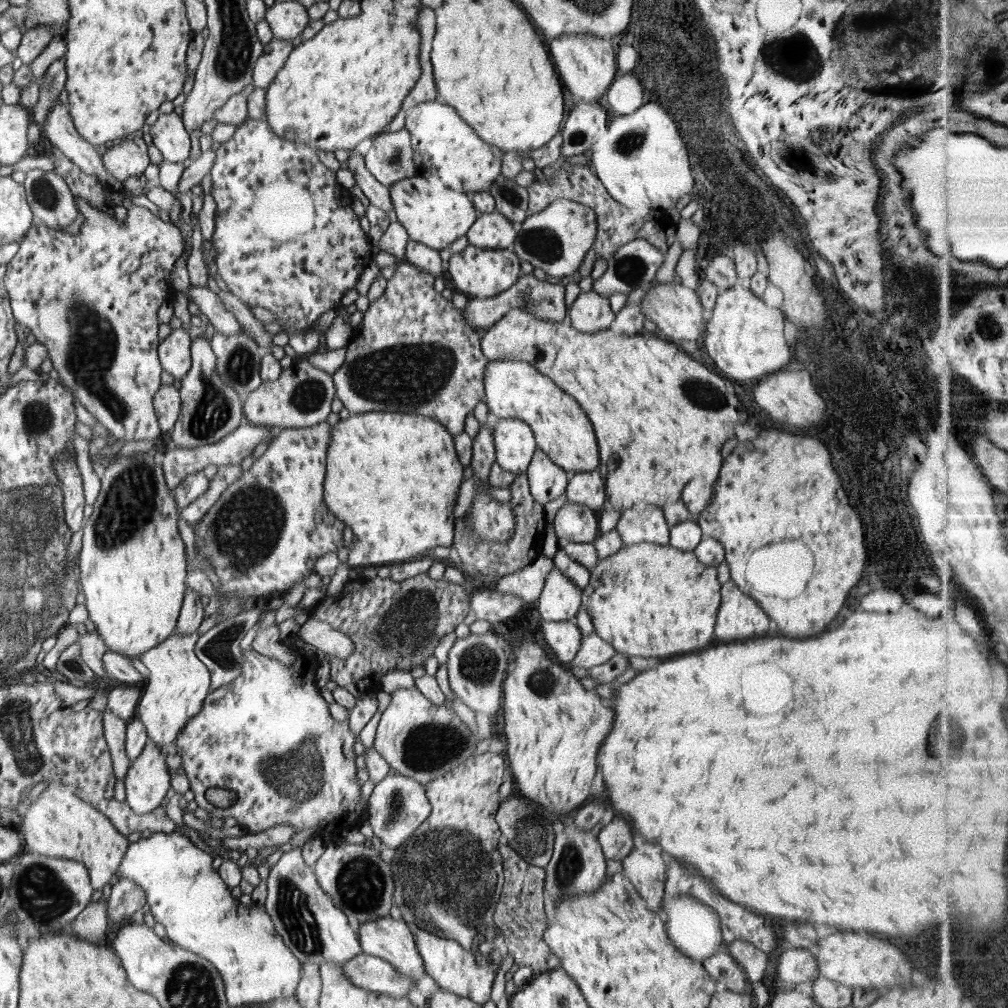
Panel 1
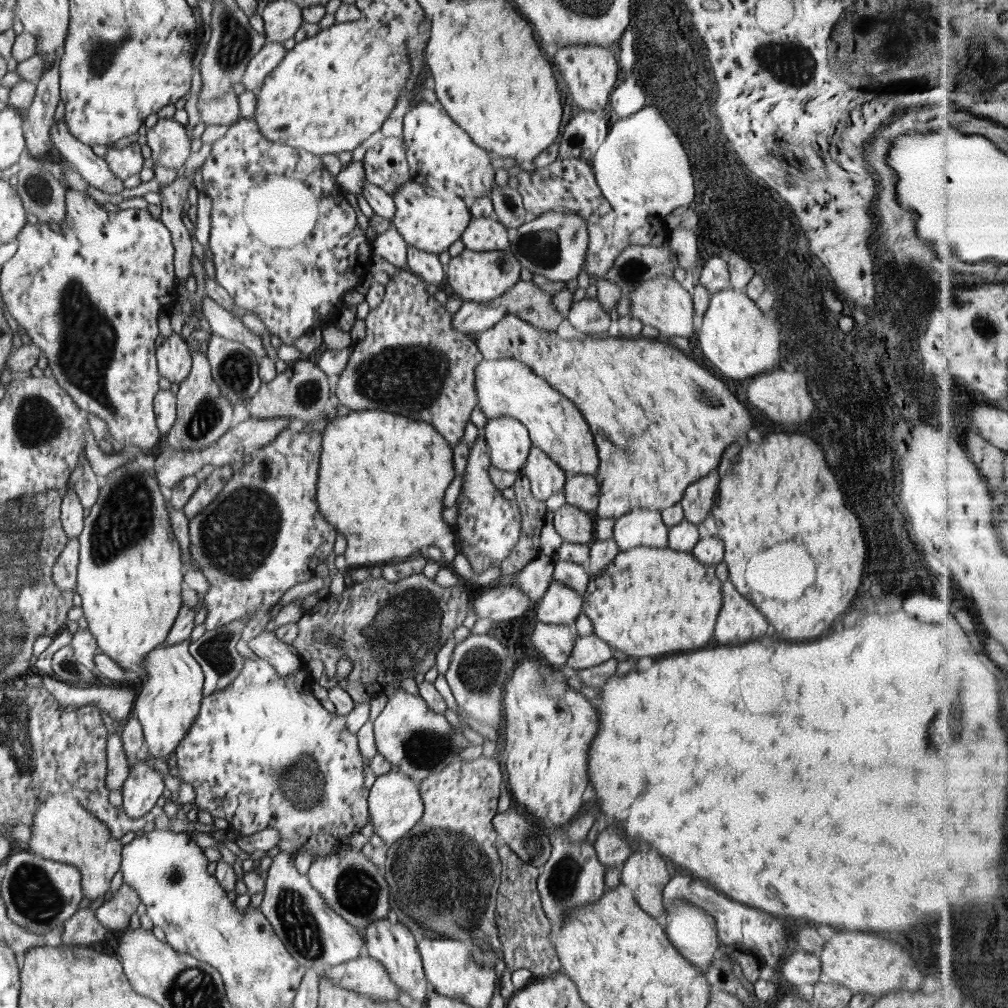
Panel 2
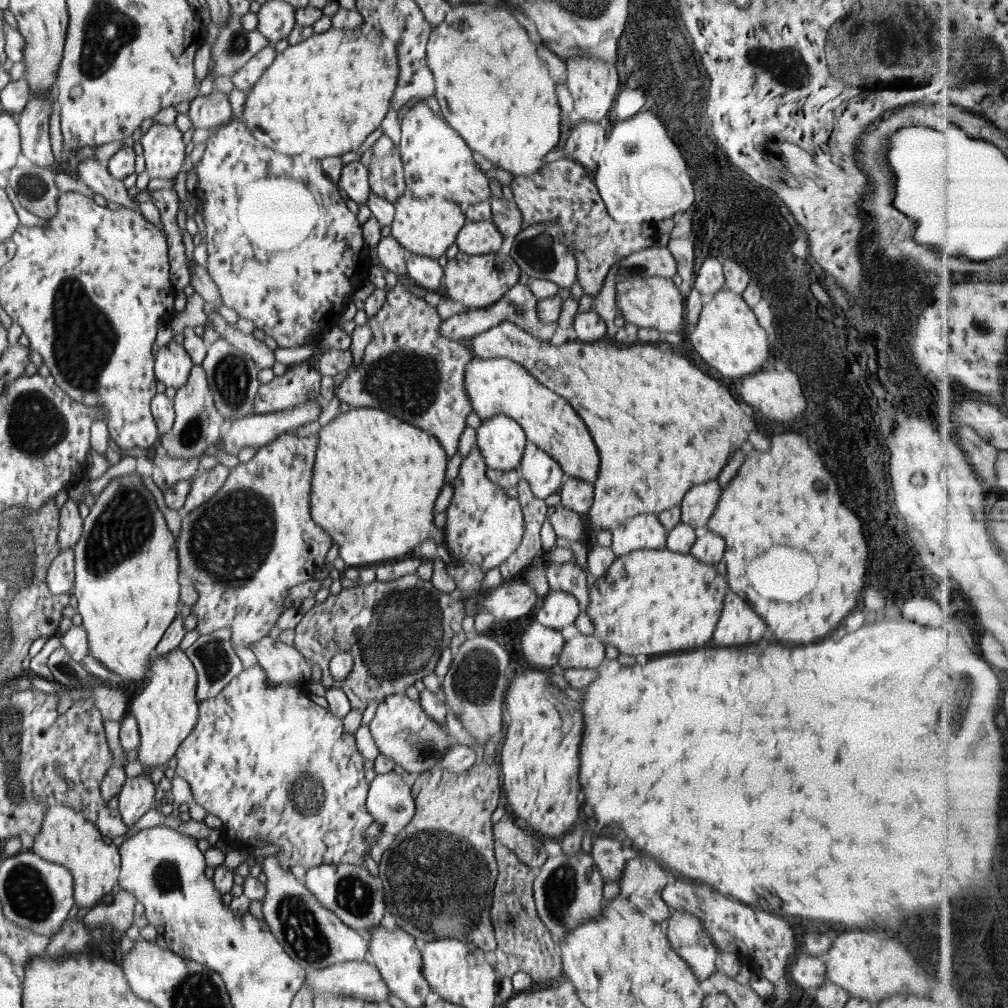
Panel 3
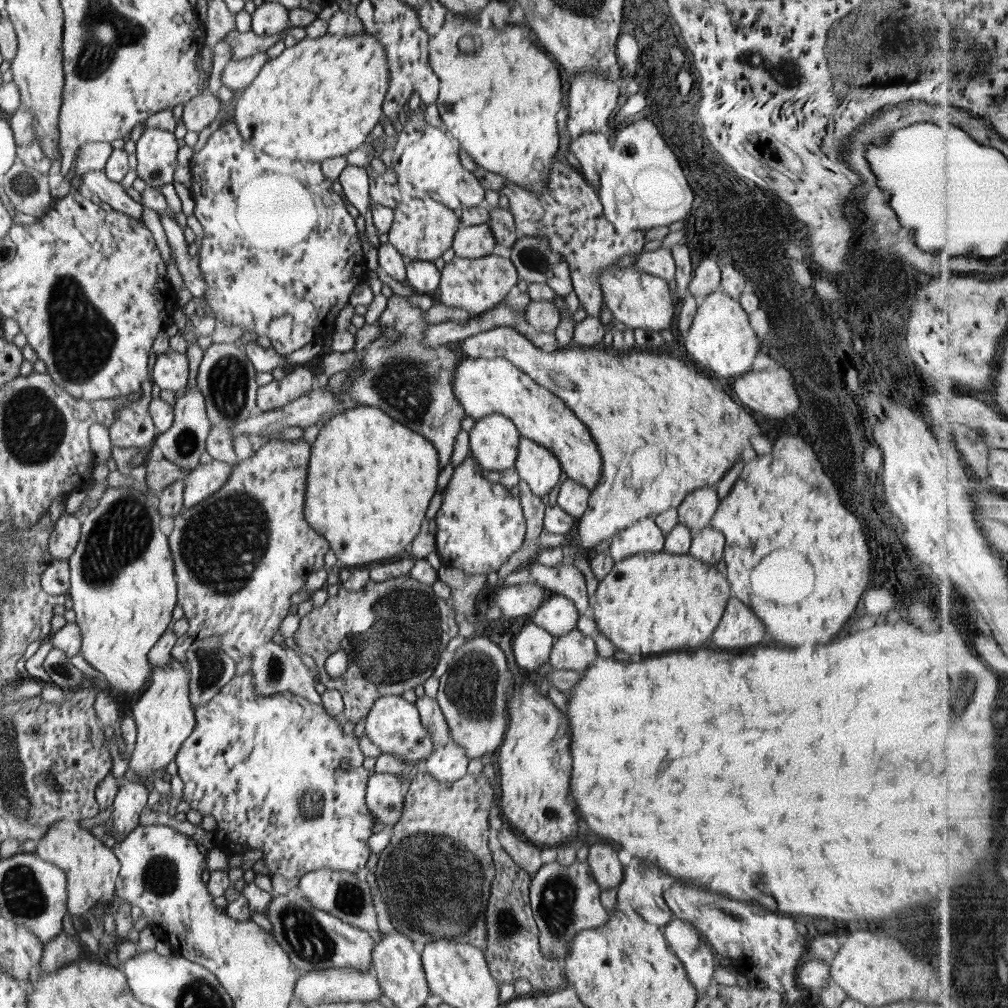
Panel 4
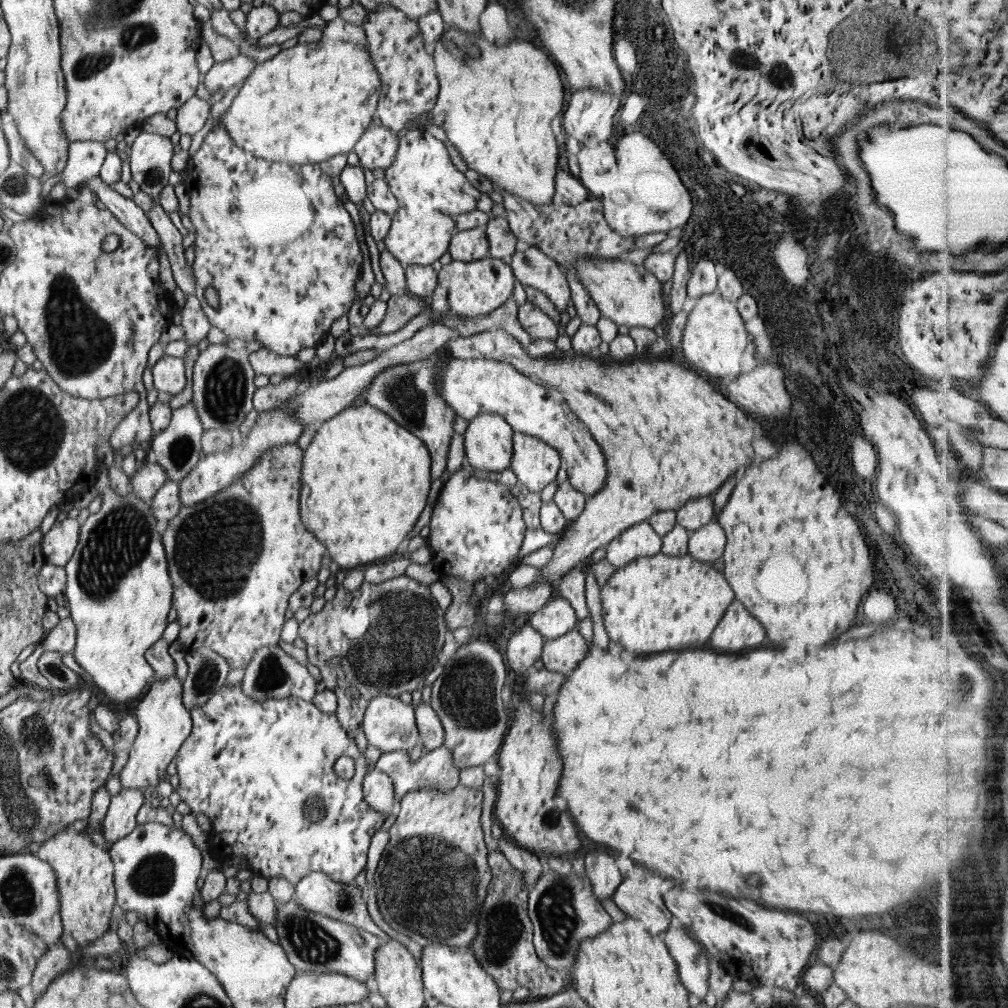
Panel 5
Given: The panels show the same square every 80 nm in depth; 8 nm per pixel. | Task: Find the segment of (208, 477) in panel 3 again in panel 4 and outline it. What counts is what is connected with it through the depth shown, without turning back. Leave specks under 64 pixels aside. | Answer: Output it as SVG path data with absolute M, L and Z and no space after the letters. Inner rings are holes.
M214 459L210 463L199 463L184 479L183 509L190 509L215 494L230 476L236 463L224 463Z

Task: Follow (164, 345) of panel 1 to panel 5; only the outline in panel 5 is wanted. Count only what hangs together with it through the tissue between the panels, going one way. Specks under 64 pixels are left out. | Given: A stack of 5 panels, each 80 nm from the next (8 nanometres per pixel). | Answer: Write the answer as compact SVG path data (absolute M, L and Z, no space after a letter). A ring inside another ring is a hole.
M163 355L153 366L153 384L158 392L178 394L186 386L184 359Z

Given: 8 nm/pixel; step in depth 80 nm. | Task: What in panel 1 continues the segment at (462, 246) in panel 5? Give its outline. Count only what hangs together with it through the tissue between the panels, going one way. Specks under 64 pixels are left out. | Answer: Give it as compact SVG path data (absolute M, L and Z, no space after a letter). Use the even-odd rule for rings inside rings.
M496 210L478 215L476 222L467 230L470 245L481 249L507 249L515 244L517 233L504 214Z

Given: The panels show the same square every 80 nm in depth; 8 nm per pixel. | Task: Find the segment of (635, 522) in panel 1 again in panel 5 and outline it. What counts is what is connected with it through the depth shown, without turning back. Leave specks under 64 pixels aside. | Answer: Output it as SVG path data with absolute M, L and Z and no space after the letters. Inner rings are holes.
M648 521L622 531L606 547L605 560L622 568L636 558L655 556L661 553L662 537L651 528Z

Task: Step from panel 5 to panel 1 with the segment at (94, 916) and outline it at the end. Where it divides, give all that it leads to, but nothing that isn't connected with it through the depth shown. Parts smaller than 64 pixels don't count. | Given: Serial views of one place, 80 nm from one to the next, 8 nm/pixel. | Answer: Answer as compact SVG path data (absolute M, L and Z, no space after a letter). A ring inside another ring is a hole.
M50 785L43 790L32 801L27 815L21 816L19 824L17 828L21 828L26 842L25 851L85 863L95 890L102 890L113 882L130 843L102 811L64 785Z

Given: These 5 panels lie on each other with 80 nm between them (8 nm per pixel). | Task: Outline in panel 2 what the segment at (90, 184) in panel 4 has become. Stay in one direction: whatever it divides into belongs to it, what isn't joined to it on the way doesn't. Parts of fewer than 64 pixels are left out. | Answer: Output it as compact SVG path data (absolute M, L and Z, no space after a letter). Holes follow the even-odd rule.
M64 119L53 122L53 125L50 129L50 141L52 141L52 146L56 147L57 152L61 156L66 158L70 164L95 188L106 192L106 194L118 194L121 190L124 189L123 180L118 178L108 166L108 163L96 156L95 152L92 151L90 146L82 144L74 138L74 135L70 132L68 125Z

